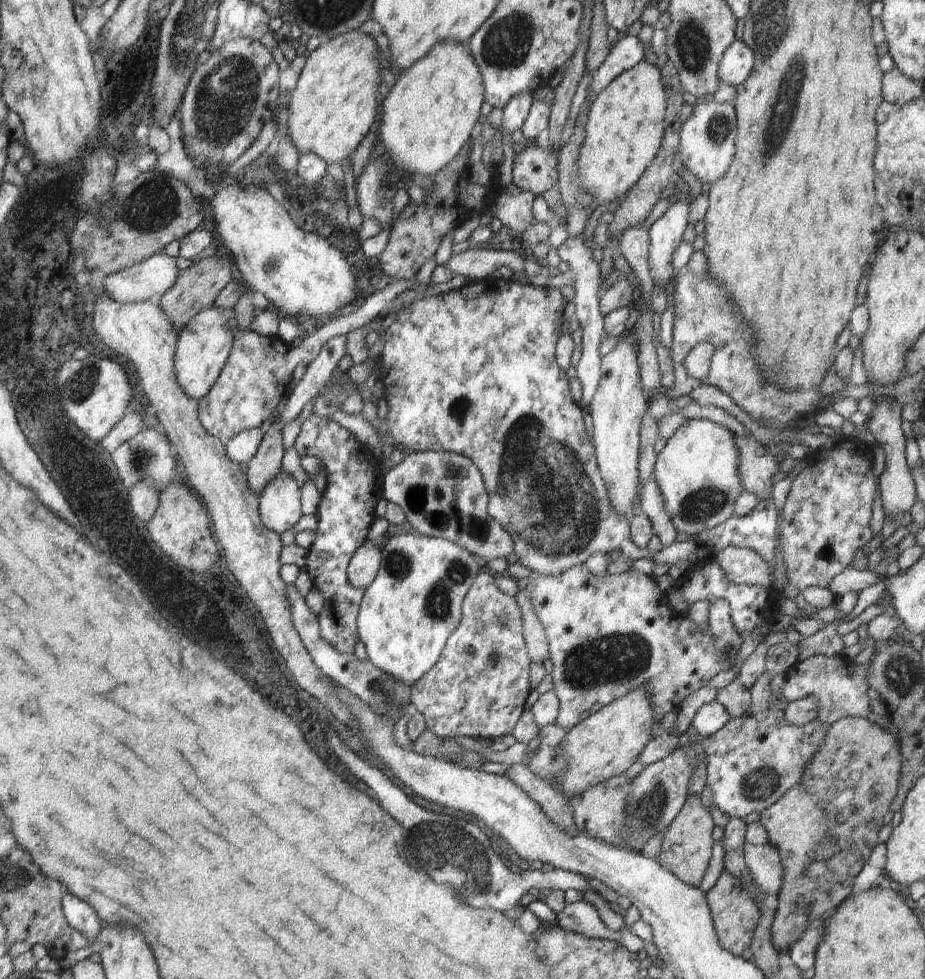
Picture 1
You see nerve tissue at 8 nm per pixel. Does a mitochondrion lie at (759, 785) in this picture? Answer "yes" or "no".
yes

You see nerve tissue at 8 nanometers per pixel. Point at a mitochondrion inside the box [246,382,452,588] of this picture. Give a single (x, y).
(398, 563)

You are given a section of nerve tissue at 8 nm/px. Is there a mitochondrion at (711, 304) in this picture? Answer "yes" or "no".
yes

